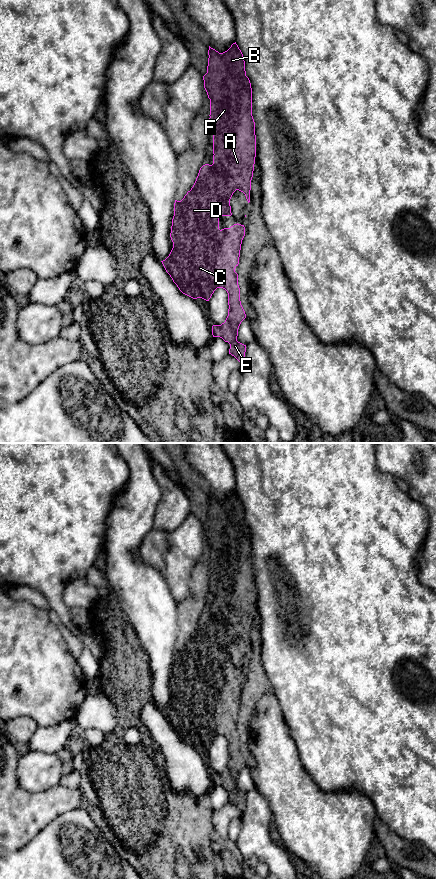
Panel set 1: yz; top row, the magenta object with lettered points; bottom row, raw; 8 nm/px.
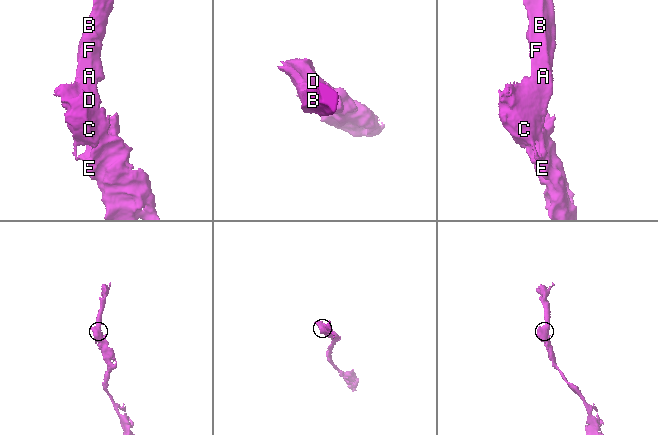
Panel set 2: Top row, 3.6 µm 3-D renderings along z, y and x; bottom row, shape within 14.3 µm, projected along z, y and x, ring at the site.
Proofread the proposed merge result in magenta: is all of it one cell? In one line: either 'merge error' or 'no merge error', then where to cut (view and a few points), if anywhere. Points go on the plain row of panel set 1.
no merge error; no cut

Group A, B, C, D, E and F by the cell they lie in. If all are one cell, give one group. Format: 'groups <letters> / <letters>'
groups A B C D E F

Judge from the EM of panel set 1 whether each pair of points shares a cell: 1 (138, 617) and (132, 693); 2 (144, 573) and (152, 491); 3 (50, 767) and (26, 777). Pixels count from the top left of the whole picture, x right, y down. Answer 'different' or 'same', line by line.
1: different
2: same
3: same

